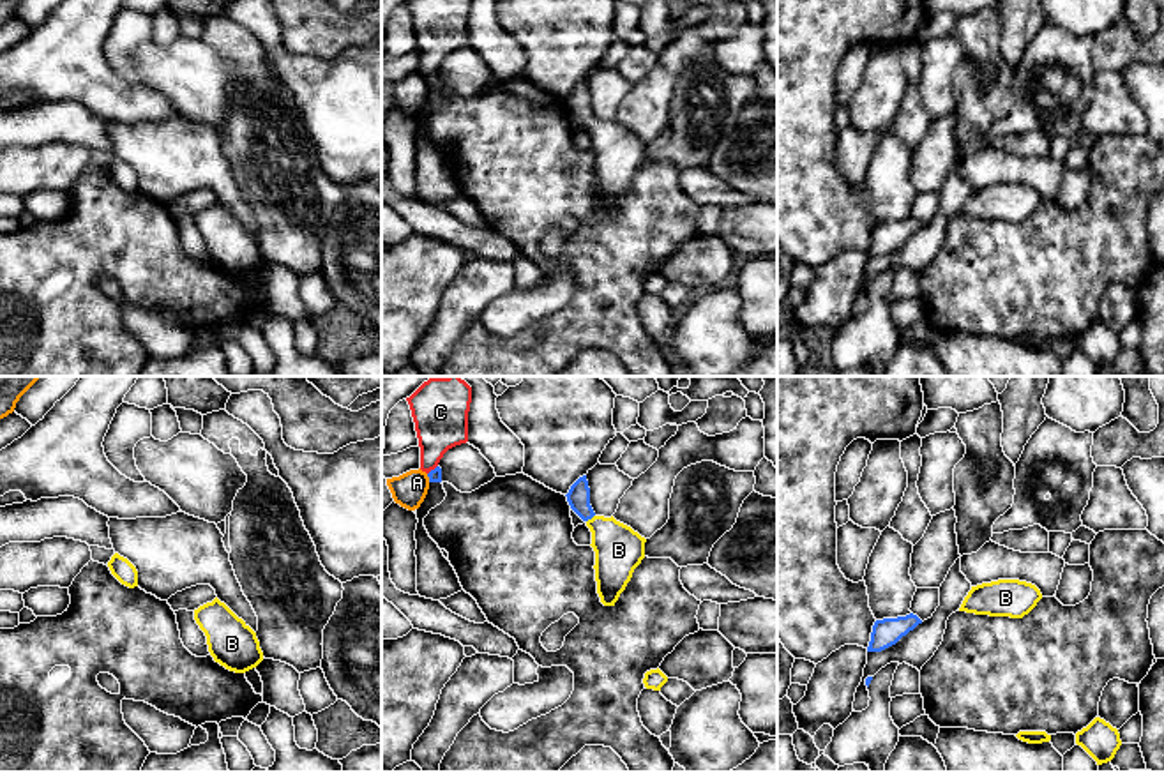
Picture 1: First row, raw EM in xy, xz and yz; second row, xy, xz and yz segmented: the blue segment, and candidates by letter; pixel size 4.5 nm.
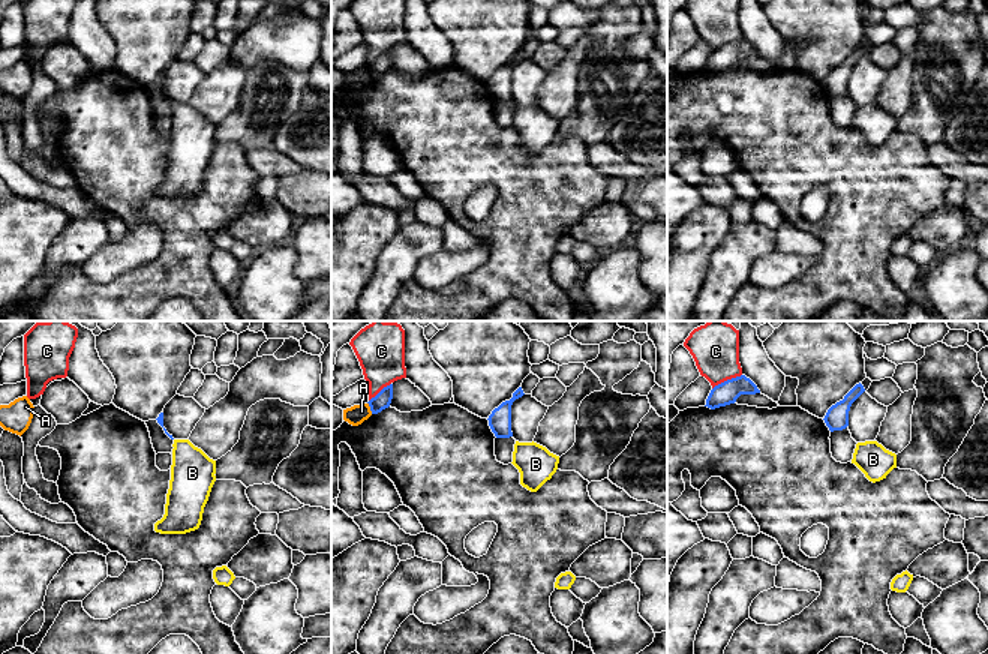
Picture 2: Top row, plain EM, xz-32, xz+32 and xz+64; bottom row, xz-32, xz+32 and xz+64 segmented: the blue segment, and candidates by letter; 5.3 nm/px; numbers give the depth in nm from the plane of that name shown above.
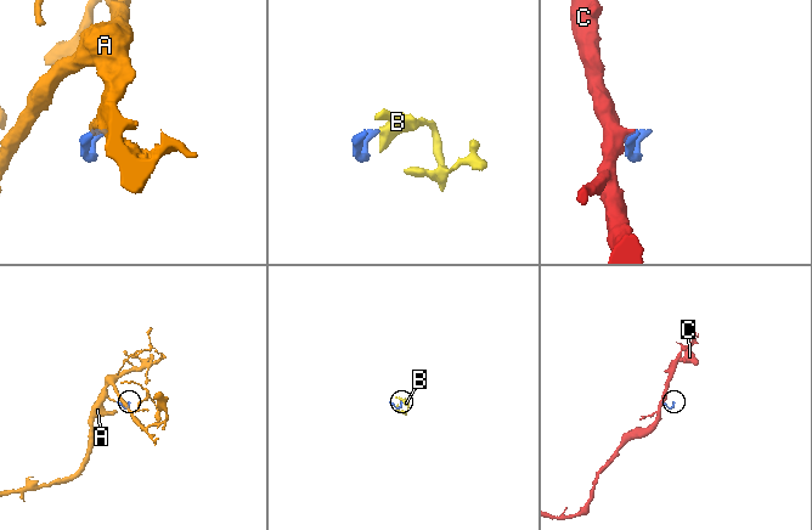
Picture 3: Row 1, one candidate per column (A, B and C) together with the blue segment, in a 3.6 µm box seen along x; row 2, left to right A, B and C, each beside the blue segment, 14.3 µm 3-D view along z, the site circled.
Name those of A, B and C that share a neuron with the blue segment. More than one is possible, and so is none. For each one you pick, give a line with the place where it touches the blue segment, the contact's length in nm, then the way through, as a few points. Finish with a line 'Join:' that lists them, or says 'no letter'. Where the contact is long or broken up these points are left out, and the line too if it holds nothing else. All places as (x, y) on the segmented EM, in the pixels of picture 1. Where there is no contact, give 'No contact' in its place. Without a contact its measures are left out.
B: Touches blue at xz (590, 518). Shared border 50 nm. Path across: xz (578, 497), (590, 518), (619, 550)
Join: B

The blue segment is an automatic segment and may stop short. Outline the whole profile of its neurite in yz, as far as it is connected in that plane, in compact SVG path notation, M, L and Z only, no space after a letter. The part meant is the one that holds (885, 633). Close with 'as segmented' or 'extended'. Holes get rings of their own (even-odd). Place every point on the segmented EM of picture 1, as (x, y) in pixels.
M910 613L897 618L876 620L871 632L867 652L881 652L896 645L903 636L913 631L922 620Z | as segmented

